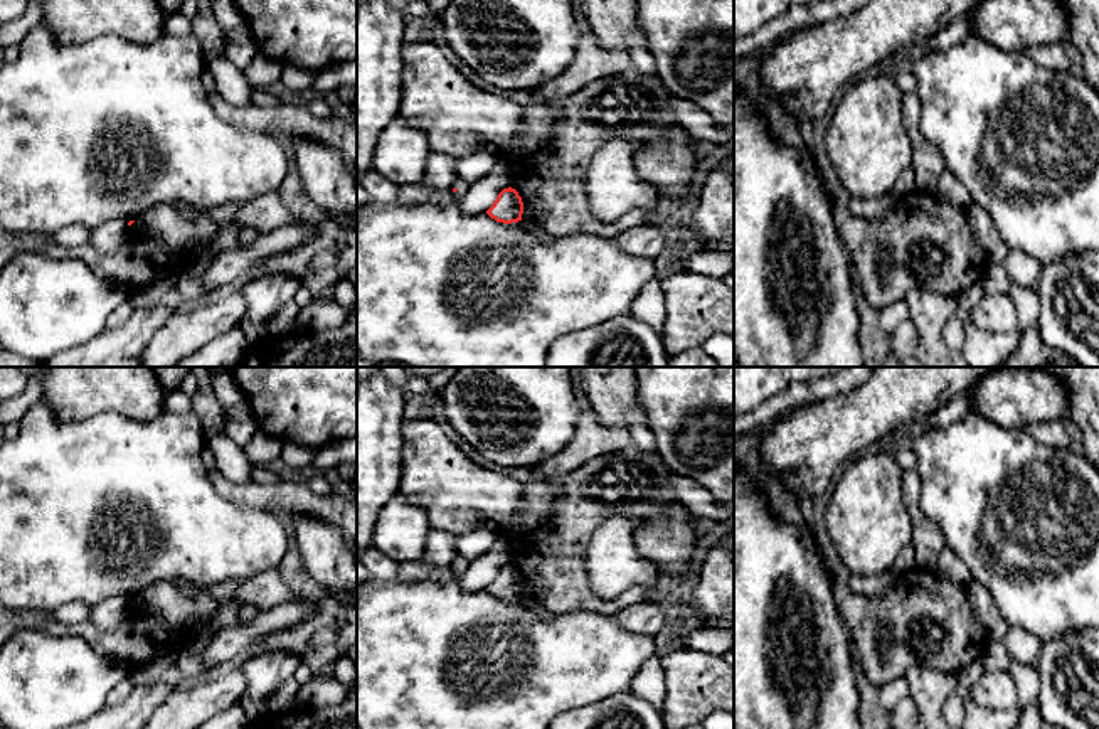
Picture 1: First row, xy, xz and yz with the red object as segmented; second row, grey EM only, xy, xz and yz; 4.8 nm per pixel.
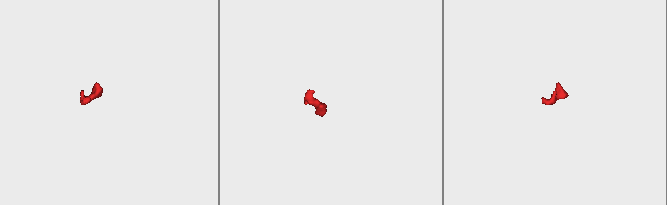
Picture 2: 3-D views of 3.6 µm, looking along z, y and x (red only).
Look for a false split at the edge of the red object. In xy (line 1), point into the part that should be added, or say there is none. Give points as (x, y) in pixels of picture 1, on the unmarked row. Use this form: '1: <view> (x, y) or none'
1: none

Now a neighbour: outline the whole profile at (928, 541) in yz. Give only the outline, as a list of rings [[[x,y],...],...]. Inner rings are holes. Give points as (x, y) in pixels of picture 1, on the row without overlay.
[[[916,468],[902,473],[902,498],[914,525],[912,547],[916,567],[937,571],[939,554],[946,547],[939,525],[919,507],[921,478]]]

